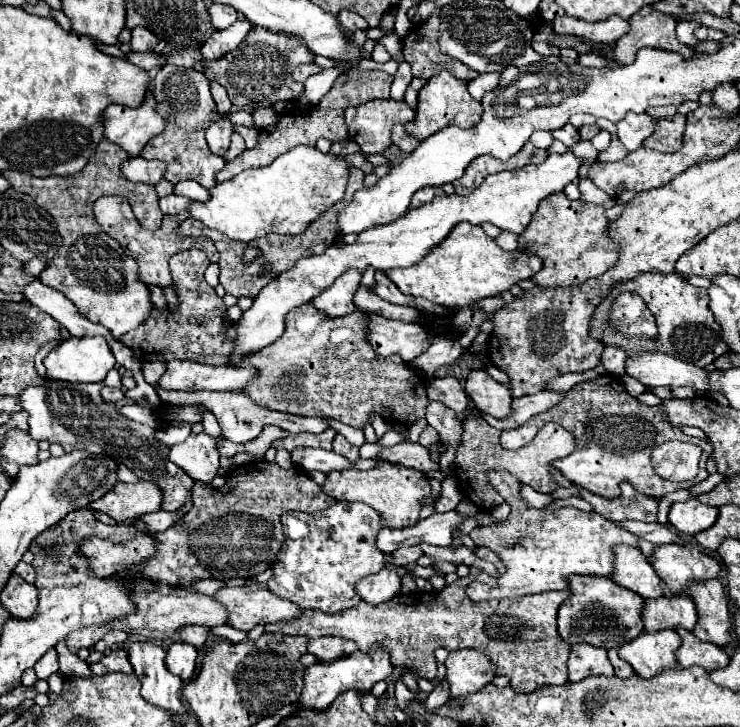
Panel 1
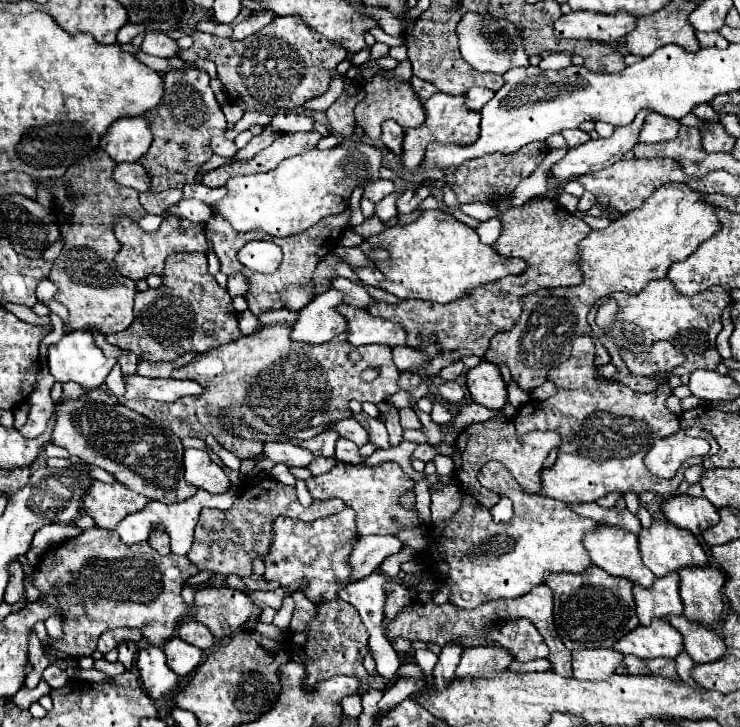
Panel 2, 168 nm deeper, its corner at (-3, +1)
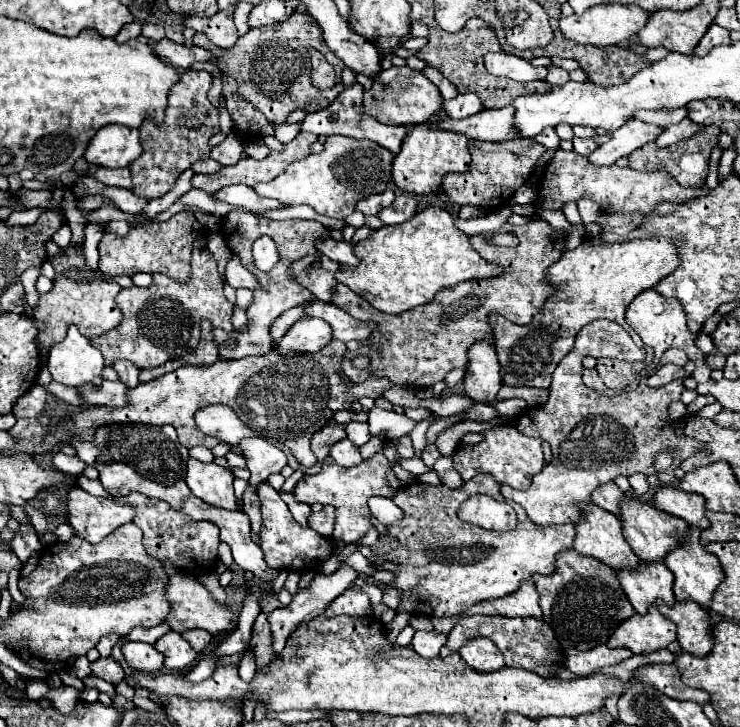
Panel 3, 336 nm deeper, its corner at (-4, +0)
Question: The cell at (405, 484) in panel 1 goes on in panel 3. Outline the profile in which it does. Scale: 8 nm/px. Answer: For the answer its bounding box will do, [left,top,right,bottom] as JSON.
[293,453,397,543]

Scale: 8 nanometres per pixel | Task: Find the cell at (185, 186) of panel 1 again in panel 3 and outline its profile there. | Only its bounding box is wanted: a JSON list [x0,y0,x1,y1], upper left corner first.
[213,185,281,211]

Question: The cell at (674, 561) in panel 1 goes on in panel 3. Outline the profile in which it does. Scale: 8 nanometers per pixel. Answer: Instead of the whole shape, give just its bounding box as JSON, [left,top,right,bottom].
[619,497,689,563]

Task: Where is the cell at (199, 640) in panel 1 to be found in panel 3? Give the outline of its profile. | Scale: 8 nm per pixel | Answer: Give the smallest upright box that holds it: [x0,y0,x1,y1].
[183,629,211,653]

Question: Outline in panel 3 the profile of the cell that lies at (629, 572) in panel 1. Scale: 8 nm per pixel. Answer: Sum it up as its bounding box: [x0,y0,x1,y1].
[573,503,639,571]

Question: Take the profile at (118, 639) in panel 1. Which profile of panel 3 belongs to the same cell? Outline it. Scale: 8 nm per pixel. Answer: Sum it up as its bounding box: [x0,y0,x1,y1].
[97,635,119,657]

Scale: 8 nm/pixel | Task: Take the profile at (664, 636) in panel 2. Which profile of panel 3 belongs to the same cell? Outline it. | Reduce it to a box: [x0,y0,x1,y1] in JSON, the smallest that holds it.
[607,607,675,655]

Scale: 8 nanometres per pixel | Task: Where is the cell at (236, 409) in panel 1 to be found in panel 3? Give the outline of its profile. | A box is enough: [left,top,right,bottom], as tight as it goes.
[368,407,415,439]

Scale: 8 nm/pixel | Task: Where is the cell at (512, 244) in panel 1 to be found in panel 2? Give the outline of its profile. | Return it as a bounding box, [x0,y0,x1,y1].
[476,218,502,246]

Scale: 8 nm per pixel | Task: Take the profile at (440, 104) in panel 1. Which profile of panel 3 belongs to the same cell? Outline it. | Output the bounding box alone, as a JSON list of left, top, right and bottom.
[393,109,471,193]

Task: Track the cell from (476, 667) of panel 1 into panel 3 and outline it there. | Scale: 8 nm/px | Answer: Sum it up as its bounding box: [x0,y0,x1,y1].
[459,637,505,671]

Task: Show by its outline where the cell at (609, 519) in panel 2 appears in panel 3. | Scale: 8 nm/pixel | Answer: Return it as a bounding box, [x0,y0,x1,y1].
[591,482,625,515]

